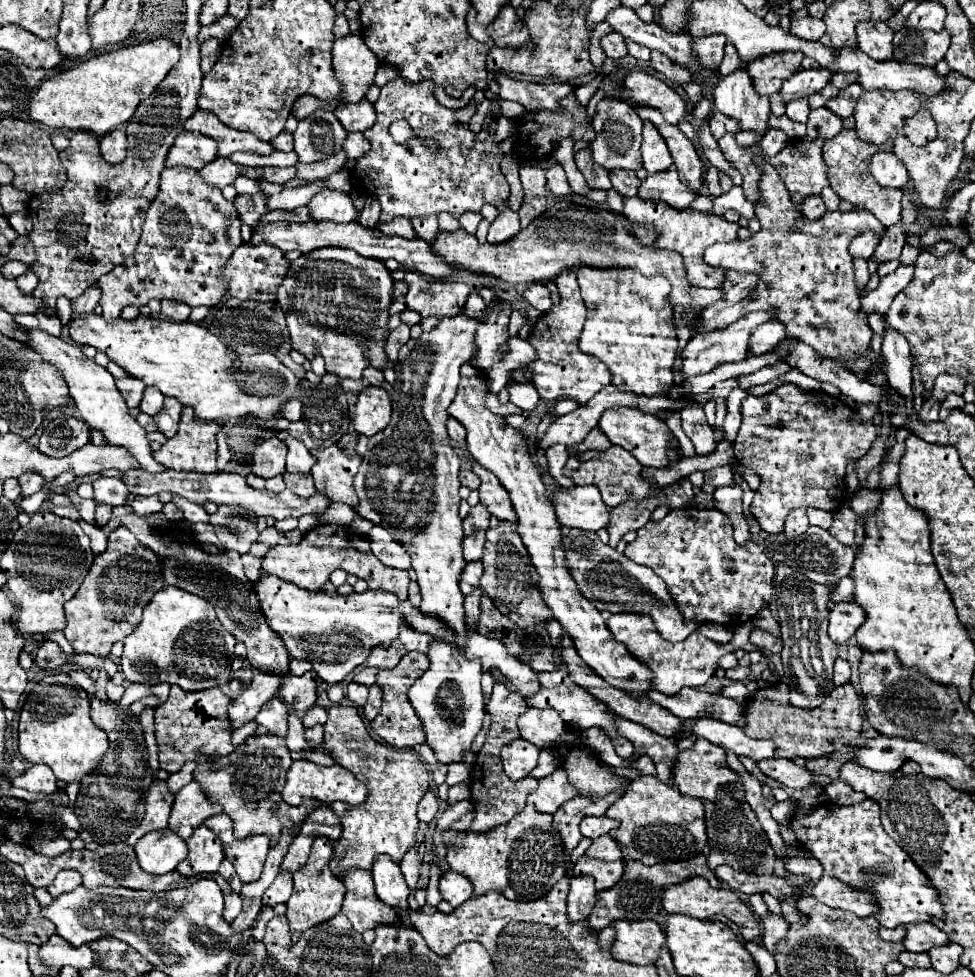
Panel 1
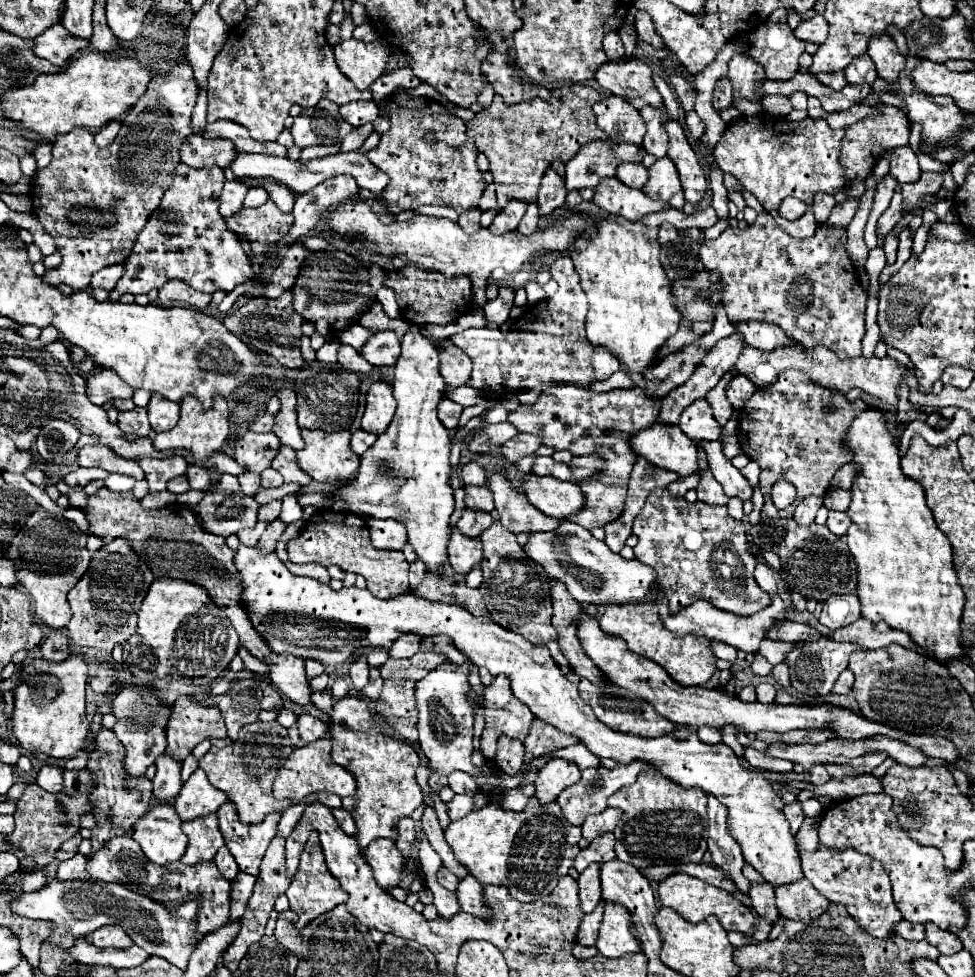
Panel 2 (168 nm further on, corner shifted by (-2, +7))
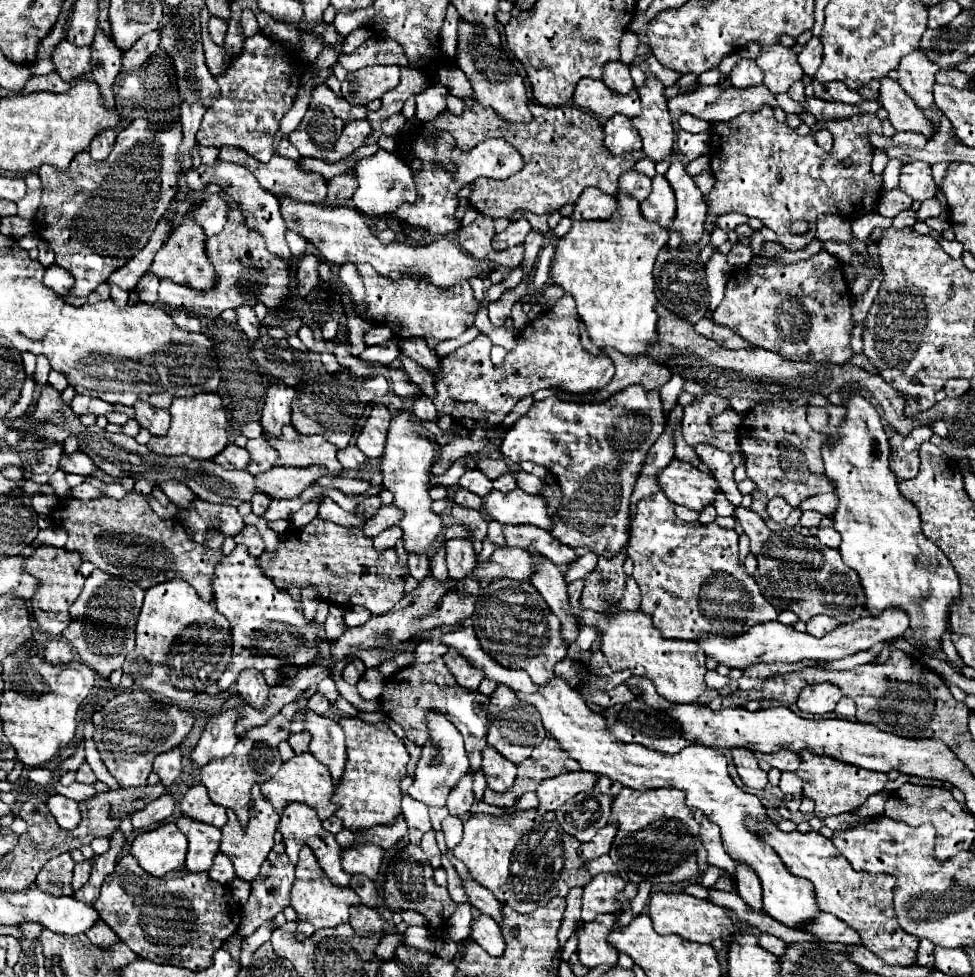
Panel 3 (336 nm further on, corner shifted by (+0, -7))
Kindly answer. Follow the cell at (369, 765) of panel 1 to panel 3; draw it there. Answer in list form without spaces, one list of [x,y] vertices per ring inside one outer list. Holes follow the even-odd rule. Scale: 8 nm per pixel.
[[[355,716],[339,720],[347,742],[347,764],[343,776],[335,788],[333,802],[339,804],[335,816],[351,832],[359,832],[371,826],[389,826],[401,814],[401,780],[407,774],[409,752],[403,740],[397,738],[387,724],[369,724]]]

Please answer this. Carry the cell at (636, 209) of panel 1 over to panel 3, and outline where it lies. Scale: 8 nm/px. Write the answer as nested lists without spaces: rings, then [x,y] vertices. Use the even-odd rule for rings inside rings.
[[[585,188],[579,200],[575,202],[575,210],[571,218],[573,220],[609,220],[613,212],[617,212],[617,196],[605,194],[599,188]]]

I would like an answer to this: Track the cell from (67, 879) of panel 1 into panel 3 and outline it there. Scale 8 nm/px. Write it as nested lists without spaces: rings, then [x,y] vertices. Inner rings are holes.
[[[85,860],[81,864],[75,864],[75,870],[73,870],[73,880],[71,880],[71,888],[73,892],[77,892],[89,878],[89,872],[91,872],[91,860]]]

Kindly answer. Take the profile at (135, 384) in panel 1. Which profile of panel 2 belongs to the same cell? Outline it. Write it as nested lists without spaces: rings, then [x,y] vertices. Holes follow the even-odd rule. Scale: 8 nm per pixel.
[[[101,370],[95,376],[87,376],[87,396],[93,404],[103,406],[107,398],[133,398],[133,388],[127,386],[113,370]]]

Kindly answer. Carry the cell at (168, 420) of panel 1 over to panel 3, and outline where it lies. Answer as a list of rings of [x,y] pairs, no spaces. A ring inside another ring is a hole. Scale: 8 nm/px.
[[[137,404],[135,408],[135,420],[141,424],[141,428],[149,430],[151,436],[165,436],[169,430],[169,410],[153,408],[149,404]]]

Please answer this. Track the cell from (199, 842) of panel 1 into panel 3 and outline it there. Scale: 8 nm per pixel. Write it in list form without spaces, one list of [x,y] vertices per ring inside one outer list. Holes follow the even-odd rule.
[[[181,816],[175,824],[189,840],[185,868],[189,872],[207,872],[213,866],[213,860],[219,852],[221,830],[185,816]]]

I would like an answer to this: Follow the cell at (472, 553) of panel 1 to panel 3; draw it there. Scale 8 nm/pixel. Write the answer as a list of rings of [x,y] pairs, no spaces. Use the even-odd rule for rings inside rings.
[[[453,506],[451,510],[453,518],[459,520],[459,524],[467,526],[469,530],[469,540],[485,540],[487,538],[487,520],[479,510],[469,510],[469,508],[461,508],[461,506]]]

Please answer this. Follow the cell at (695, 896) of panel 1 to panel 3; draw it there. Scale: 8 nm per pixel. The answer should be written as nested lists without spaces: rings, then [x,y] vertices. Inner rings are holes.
[[[657,892],[649,900],[649,916],[653,920],[653,928],[657,934],[677,934],[685,940],[709,944],[715,938],[721,938],[723,942],[729,942],[737,934],[737,926],[733,920],[727,916],[725,908],[711,904],[709,900],[701,900],[689,894],[667,894],[667,892]]]

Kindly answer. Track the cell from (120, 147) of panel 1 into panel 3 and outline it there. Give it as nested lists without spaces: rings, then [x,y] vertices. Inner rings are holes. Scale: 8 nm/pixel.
[[[105,130],[93,138],[93,144],[89,146],[89,154],[93,156],[93,160],[105,160],[109,156],[115,144],[115,136],[117,136],[115,130]]]

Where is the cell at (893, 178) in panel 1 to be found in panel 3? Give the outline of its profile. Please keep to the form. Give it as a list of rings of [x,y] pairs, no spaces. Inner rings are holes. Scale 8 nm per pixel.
[[[911,162],[901,168],[899,188],[911,196],[913,200],[927,200],[933,198],[937,188],[931,178],[931,166],[927,162]]]

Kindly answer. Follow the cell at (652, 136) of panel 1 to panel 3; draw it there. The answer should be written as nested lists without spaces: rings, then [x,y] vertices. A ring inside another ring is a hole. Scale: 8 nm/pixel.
[[[647,76],[645,86],[639,88],[643,112],[631,120],[643,138],[645,156],[653,162],[665,160],[673,152],[675,142],[675,128],[663,92],[665,86],[655,76]]]

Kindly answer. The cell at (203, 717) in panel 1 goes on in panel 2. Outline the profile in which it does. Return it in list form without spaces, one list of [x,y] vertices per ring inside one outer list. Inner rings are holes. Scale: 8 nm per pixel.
[[[179,696],[167,726],[167,754],[185,760],[193,748],[211,738],[225,738],[223,716],[219,708],[201,706],[189,696]]]

